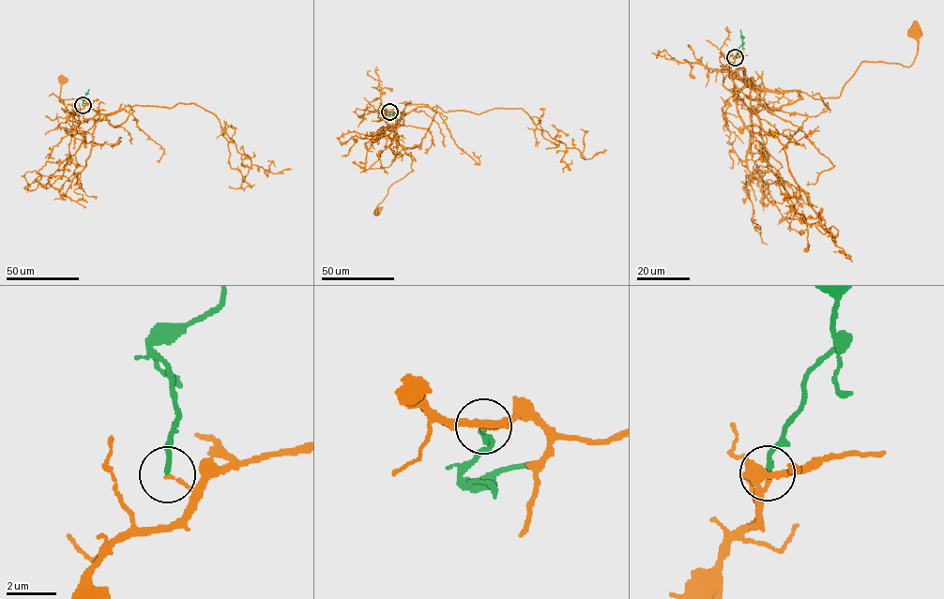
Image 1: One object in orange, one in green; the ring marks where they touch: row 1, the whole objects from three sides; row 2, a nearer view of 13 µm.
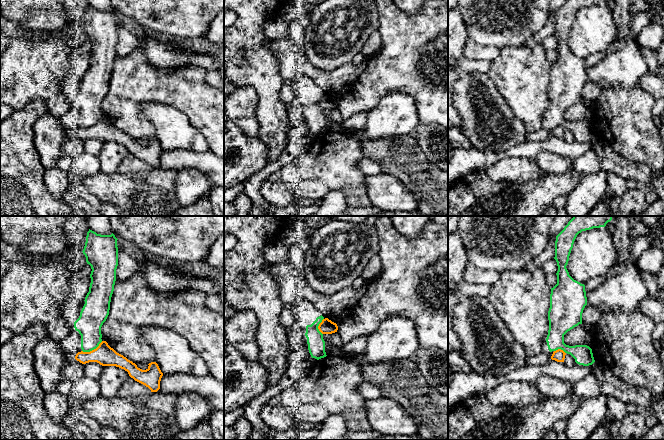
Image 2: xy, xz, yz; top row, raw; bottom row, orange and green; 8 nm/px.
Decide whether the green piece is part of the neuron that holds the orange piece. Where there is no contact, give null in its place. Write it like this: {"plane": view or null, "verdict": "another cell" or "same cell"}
{"plane": "xy", "verdict": "another cell"}

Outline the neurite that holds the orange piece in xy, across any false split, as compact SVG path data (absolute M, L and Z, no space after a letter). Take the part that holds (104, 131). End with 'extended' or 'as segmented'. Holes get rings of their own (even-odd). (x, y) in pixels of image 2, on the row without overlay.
M102 117L96 125L90 128L78 128L75 135L82 140L97 138L102 142L119 143L127 147L135 157L148 163L151 168L157 168L160 165L163 149L156 138L149 139L148 144L142 146L135 139L117 129L106 117Z; as segmented

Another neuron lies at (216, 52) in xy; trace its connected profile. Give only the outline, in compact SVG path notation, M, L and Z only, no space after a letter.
M212 45L212 47L205 52L205 54L210 55L214 59L219 69L221 78L224 81L224 47Z

